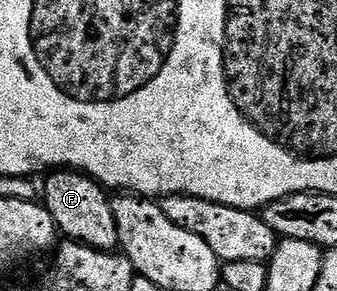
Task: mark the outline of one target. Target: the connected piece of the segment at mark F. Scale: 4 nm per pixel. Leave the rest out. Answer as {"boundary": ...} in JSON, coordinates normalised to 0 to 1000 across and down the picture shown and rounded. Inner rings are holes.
{"boundary":[[[220,581],[142,591],[134,619],[139,625],[128,636],[125,701],[139,708],[145,739],[157,739],[163,756],[166,790],[196,825],[226,828],[315,869],[356,852],[347,753],[335,753],[332,680],[309,639],[252,595],[226,595]]]}

